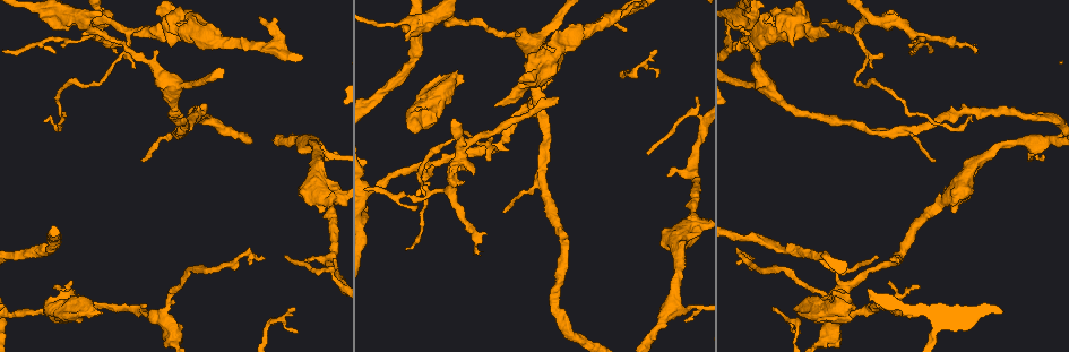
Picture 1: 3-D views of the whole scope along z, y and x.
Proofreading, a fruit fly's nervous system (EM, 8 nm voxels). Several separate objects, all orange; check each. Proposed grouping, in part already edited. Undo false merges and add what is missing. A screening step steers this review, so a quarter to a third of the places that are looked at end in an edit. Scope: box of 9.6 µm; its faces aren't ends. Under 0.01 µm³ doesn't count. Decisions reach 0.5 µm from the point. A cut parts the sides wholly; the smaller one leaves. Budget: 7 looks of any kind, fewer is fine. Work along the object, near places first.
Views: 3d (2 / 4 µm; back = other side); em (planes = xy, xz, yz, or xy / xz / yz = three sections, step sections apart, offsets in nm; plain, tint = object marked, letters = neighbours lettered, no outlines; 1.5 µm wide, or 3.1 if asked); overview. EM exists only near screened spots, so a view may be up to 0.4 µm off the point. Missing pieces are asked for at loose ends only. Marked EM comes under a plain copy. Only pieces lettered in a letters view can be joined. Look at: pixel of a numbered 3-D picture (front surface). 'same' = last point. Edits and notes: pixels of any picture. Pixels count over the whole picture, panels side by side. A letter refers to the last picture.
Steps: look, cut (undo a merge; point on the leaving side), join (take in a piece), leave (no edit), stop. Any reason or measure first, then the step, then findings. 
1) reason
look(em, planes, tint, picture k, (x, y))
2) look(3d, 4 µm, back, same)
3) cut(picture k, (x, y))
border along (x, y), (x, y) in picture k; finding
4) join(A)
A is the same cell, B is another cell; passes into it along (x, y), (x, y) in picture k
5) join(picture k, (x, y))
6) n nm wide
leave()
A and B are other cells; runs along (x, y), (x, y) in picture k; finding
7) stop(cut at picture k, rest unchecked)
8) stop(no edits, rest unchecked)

branch stops here
look(em, planes, letters, picture 1, (1043, 154))

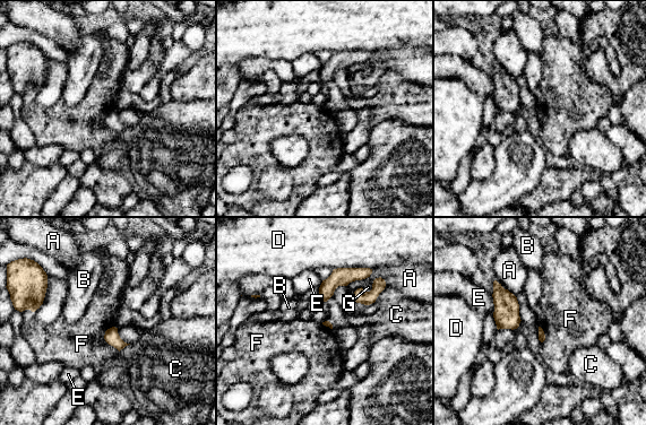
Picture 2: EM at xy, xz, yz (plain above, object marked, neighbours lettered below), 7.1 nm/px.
A touches over 340 nm
leave()
A, B, C, D, E, F and G are other cells; no lettered piece goes on from it

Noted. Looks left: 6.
look(em, xy, step 4, letters, picture 1, (821, 260))

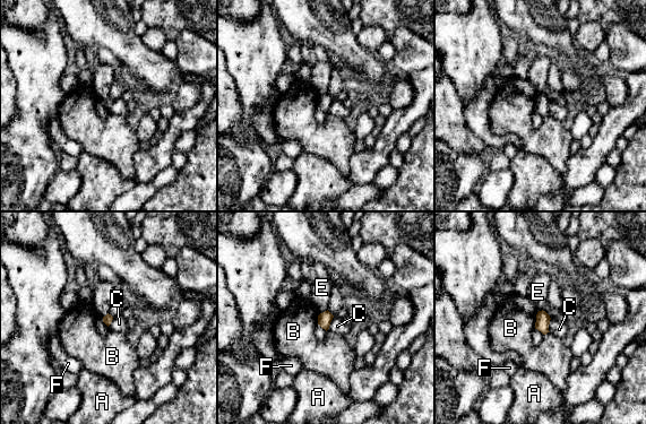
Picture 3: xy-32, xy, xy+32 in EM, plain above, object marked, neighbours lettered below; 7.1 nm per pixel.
join(E)
E is the same cell, A, B, C and F are other cells; passes into it along (324, 319), (322, 312), (321, 287) in picture 3; the cell continues

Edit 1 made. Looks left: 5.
look(overview)

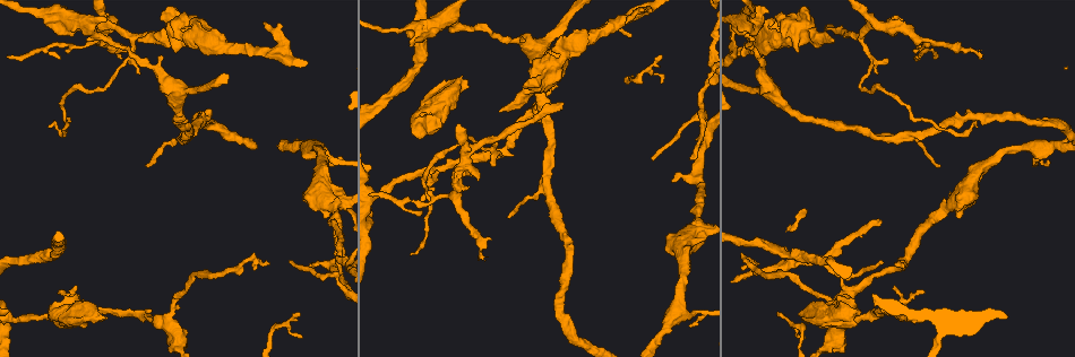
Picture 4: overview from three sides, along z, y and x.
an open end
look(em, planes, letters, picture 4, (101, 321))

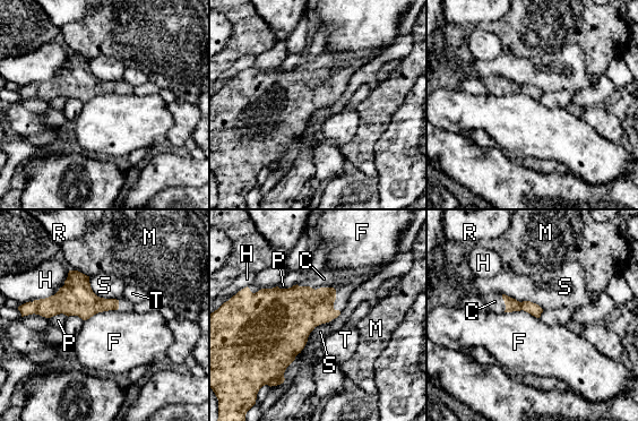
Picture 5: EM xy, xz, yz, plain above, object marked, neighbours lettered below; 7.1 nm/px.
H touches over 340 nm
join(C)
C is the same cell, F, H, M, P, R, S and T are other cells; passes into it along (290, 315), (313, 289), (324, 278) in picture 5; the cell continues

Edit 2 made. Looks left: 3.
stop(join at picture 3, join at picture 5, rest unchecked)

